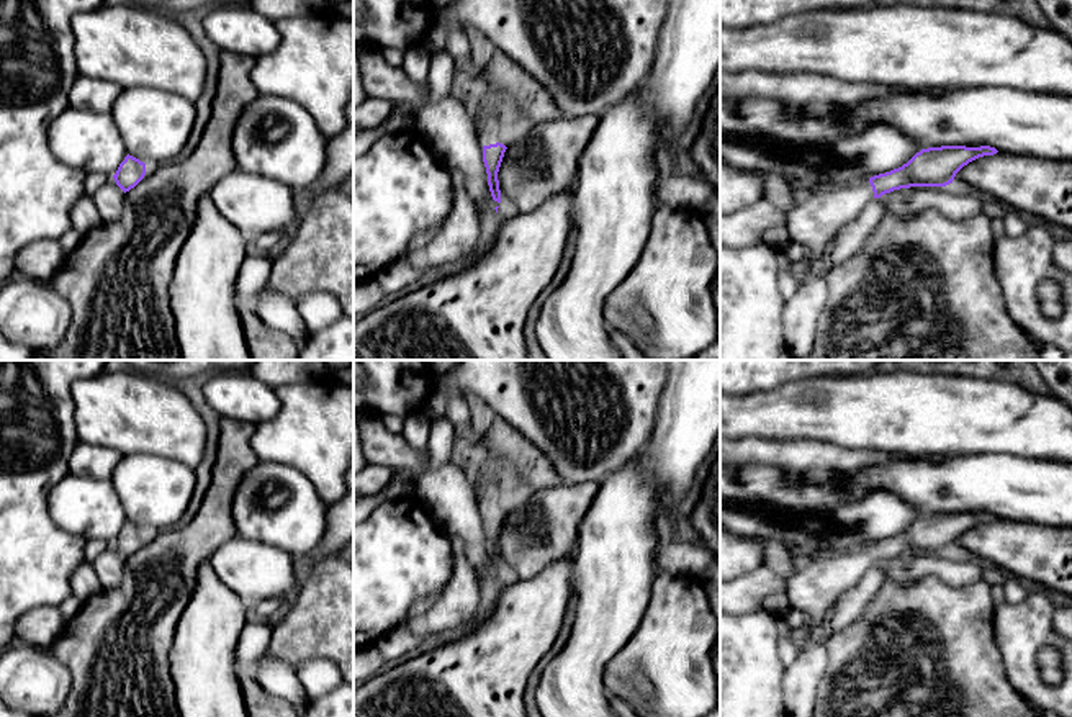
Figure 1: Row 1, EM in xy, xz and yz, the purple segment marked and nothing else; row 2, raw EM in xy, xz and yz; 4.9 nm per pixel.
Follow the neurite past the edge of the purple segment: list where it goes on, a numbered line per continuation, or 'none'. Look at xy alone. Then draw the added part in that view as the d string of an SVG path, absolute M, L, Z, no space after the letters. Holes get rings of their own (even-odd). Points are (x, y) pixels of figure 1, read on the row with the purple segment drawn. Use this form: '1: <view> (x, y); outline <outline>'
none

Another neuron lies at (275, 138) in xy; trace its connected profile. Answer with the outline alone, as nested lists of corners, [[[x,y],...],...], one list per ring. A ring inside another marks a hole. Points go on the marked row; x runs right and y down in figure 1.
[[[259,95],[241,113],[232,131],[239,170],[300,192],[316,183],[327,160],[329,139],[298,101]]]

